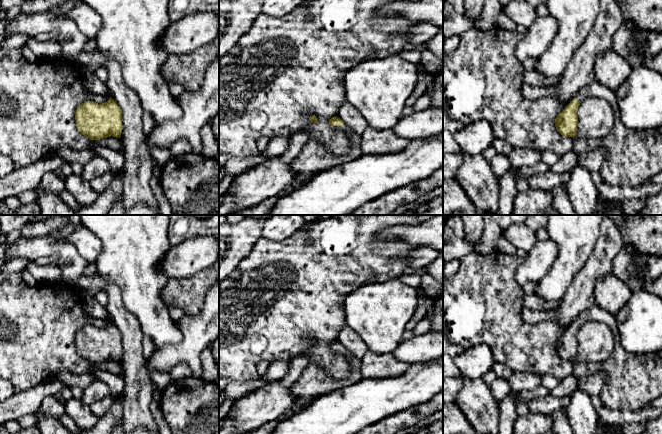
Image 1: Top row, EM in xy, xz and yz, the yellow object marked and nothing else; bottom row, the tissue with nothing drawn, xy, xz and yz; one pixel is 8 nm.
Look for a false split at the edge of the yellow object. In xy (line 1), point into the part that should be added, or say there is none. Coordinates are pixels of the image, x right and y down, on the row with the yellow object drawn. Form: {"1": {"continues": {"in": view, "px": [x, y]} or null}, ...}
{"1": {"continues": null}}

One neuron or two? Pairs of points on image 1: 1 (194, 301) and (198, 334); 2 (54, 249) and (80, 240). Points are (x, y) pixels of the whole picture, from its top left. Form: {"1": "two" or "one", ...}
{"1": "two", "2": "two"}

